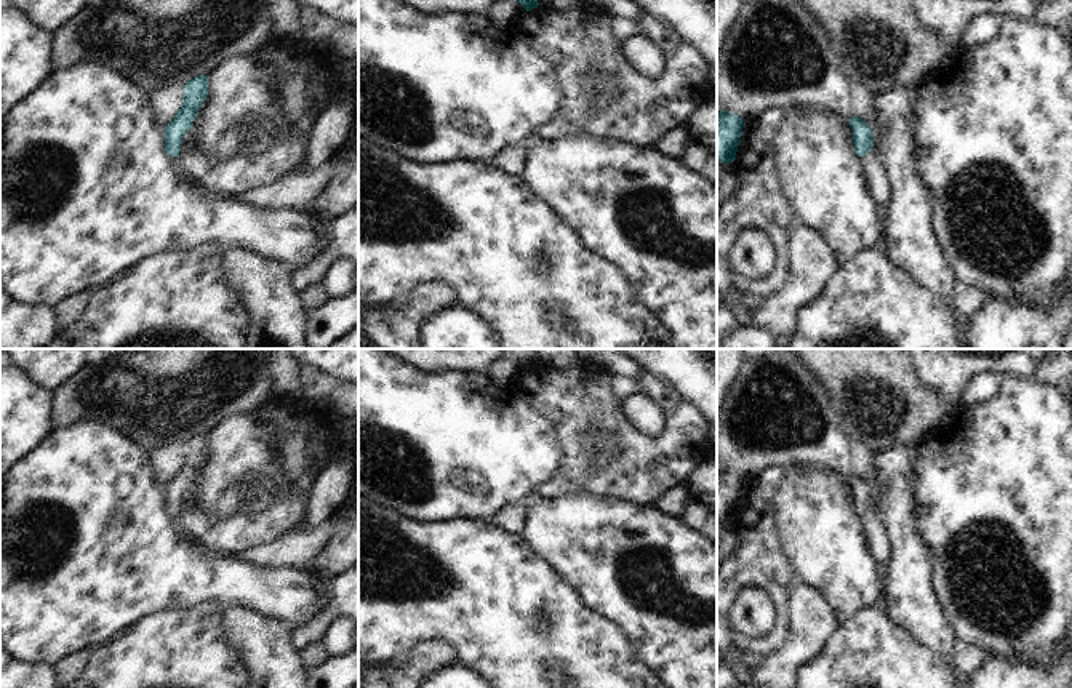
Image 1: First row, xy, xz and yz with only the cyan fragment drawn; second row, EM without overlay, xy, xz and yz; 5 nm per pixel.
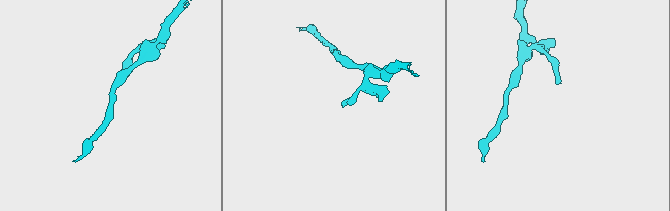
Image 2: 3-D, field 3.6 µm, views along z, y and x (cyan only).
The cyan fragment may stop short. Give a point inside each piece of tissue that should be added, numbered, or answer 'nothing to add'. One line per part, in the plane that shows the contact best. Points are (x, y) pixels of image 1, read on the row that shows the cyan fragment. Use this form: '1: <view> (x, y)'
1: yz (879, 183)

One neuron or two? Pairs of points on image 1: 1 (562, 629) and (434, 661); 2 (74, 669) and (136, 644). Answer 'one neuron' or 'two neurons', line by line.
1: two neurons
2: two neurons

